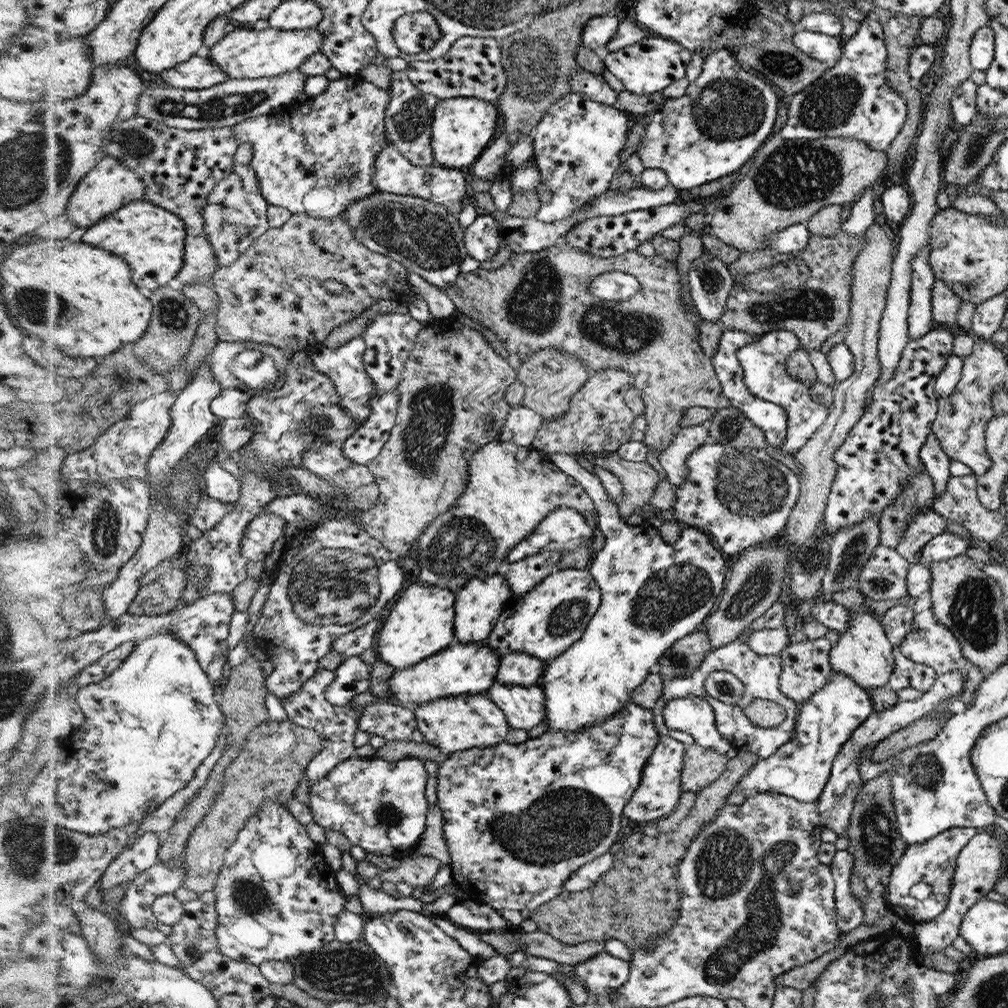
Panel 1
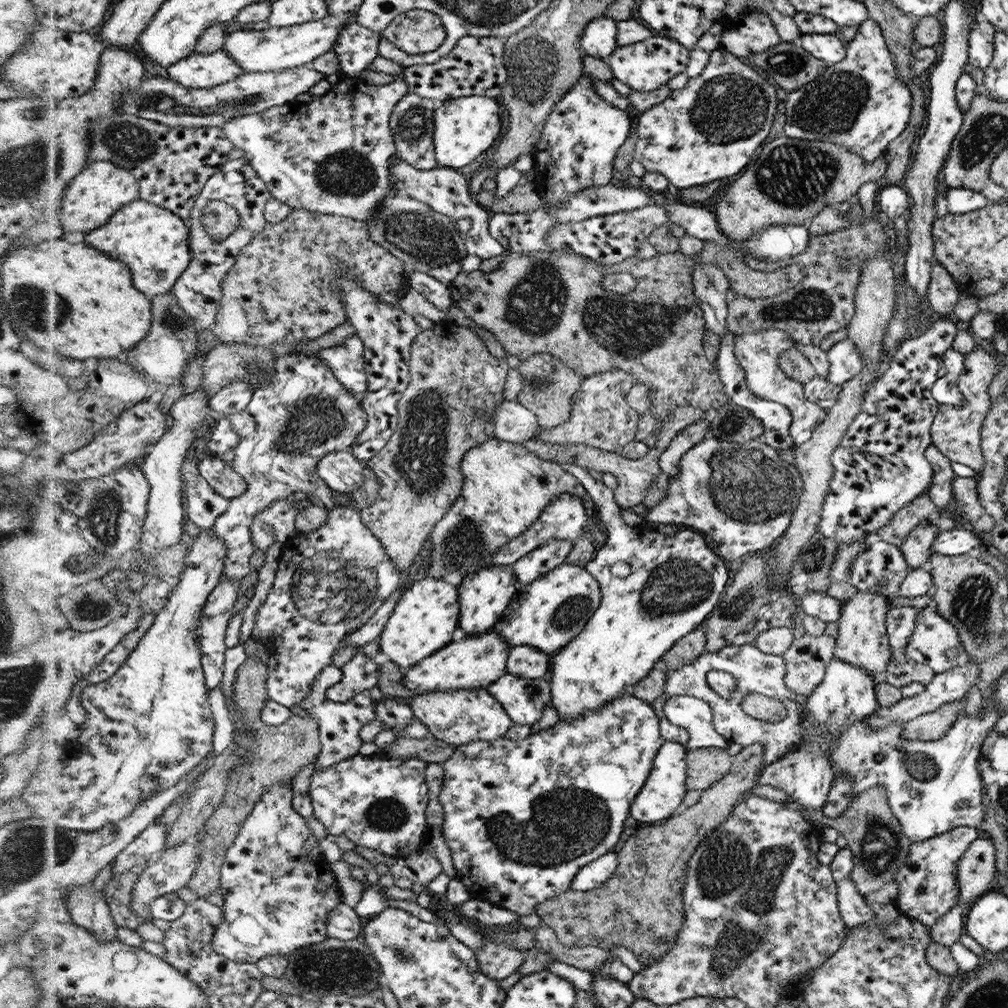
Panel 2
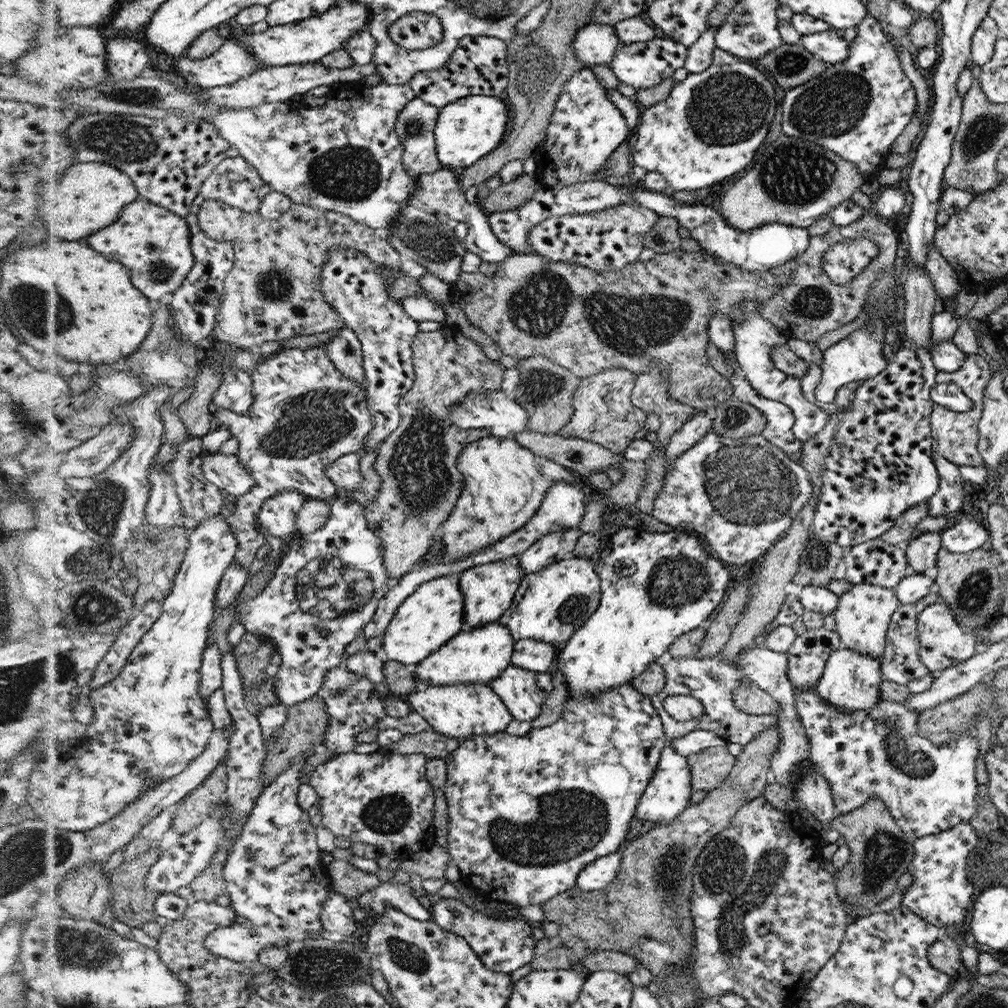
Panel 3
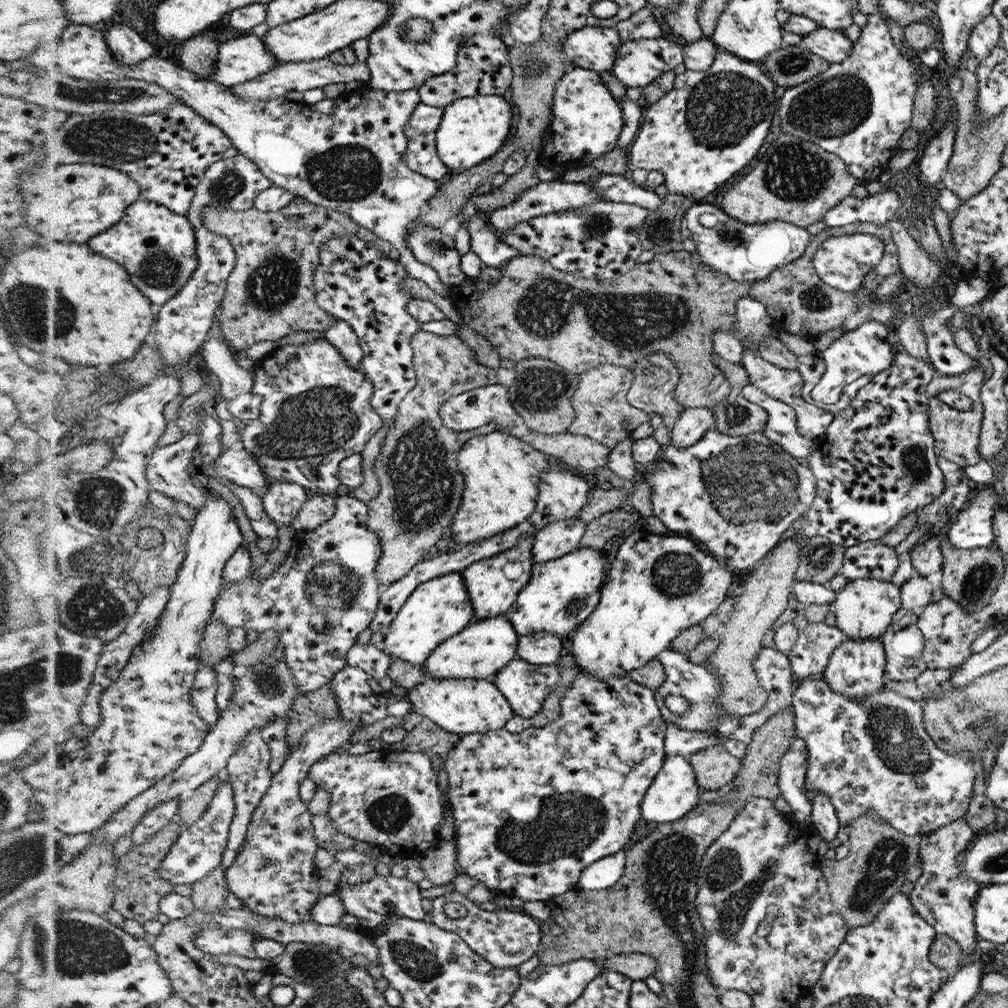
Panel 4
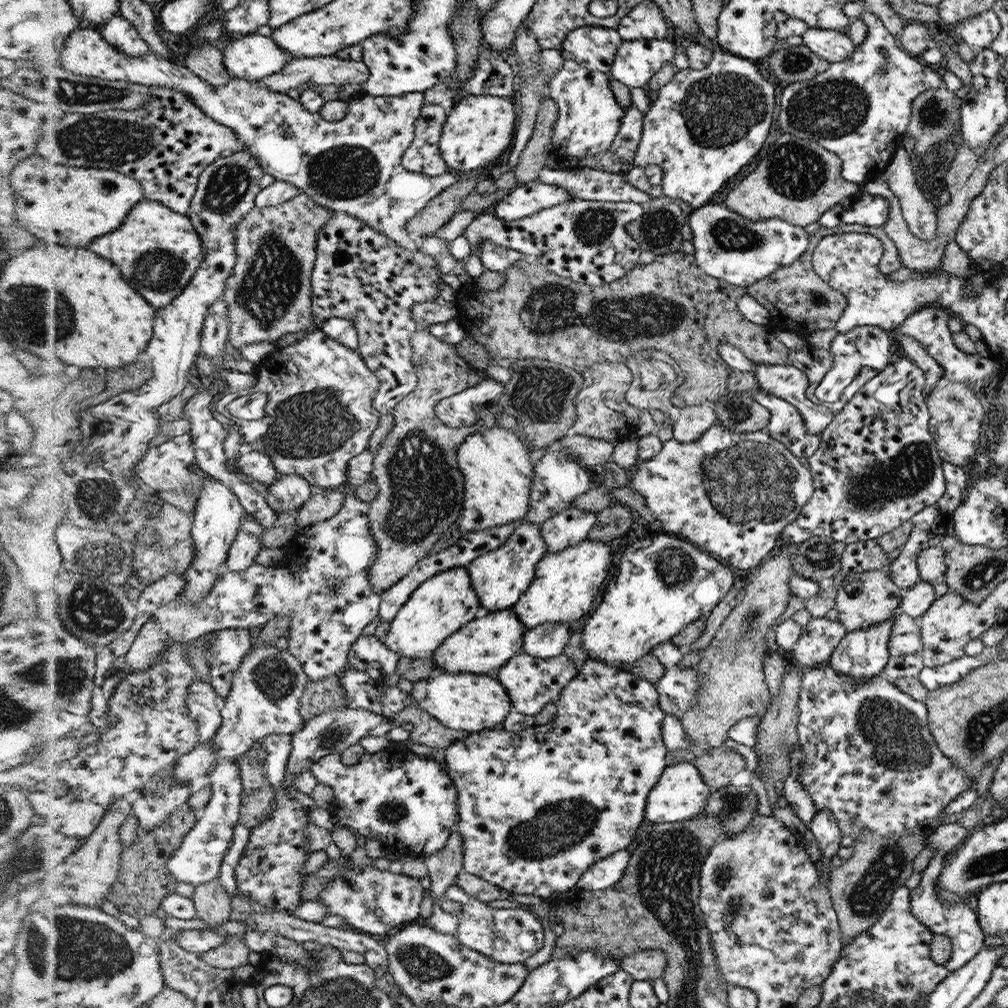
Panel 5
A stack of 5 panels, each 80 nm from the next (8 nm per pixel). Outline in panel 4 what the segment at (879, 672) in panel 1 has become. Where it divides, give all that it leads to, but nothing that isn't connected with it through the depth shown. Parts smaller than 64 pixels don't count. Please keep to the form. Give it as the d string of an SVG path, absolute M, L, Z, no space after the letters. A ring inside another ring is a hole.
M872 578L848 580L848 584L837 592L832 604L836 626L848 639L876 639L882 637L893 622L894 613L901 606L901 589L892 582Z

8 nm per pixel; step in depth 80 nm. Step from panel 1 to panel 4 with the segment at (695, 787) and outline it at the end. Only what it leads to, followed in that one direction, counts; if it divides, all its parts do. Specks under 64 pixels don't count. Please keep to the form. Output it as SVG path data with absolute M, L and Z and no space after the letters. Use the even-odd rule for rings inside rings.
M722 743L699 750L687 759L693 765L699 786L705 791L728 786L744 764L741 758L733 756Z

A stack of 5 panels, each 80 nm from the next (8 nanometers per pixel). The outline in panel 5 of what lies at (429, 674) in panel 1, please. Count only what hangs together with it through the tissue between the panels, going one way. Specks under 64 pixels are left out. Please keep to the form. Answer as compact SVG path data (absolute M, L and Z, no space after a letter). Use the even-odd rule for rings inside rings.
M511 608L483 612L468 625L458 630L453 637L449 637L433 654L432 661L436 664L436 671L443 670L452 674L471 672L494 678L501 666L522 652L525 644L525 632L521 619Z

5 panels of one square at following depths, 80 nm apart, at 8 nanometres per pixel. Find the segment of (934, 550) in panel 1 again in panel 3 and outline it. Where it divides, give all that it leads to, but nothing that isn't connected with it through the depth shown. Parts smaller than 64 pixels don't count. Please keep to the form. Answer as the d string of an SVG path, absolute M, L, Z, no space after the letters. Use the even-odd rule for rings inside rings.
M962 518L948 527L941 536L942 548L952 553L966 553L984 547L990 534L976 518Z

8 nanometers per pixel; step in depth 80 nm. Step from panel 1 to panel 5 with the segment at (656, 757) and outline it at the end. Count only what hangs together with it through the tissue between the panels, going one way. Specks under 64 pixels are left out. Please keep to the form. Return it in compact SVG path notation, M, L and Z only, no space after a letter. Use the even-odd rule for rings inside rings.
M676 757L676 763L669 761L661 779L650 792L646 805L646 820L655 824L687 821L702 812L709 800L712 788L706 785L700 771L689 757Z

